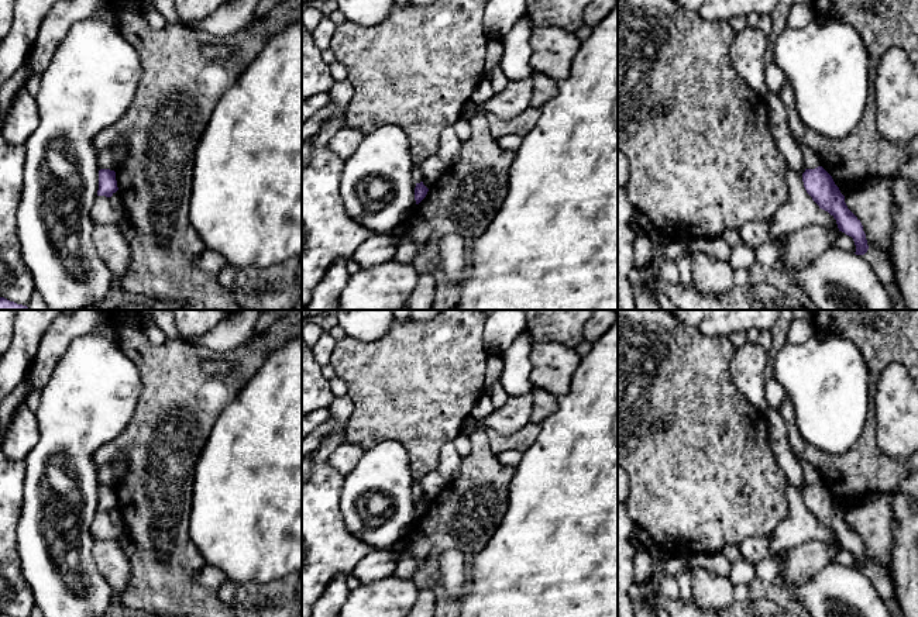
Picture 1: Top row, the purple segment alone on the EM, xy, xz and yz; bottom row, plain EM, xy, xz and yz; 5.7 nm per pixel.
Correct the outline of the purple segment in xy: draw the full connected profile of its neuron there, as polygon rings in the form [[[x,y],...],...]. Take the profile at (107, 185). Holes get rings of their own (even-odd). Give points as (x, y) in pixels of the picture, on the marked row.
[[[100,169],[97,196],[111,197],[117,190],[118,187],[116,180],[116,172],[110,169]]]

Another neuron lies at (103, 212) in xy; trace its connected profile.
[[[97,196],[93,207],[90,210],[90,217],[94,224],[106,225],[106,224],[118,224],[126,218],[124,211],[117,210],[110,197]]]

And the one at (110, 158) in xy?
[[[121,138],[114,145],[99,151],[99,168],[116,170],[127,158],[127,139]]]

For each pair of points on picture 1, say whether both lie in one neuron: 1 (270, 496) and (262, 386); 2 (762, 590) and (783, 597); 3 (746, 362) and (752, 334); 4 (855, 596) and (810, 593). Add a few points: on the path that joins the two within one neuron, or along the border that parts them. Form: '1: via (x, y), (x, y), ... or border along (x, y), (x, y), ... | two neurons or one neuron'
1: via (270, 469), (270, 413) | one neuron
2: via (767, 590), (777, 592) | one neuron
3: border along (748, 341), (756, 343) | two neurons
4: via (843, 596), (821, 593) | one neuron

